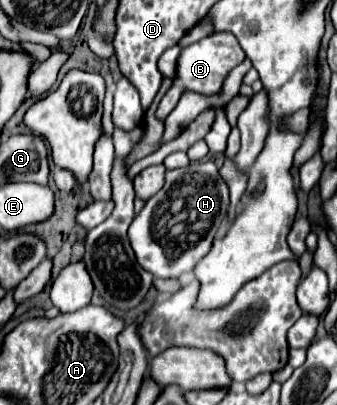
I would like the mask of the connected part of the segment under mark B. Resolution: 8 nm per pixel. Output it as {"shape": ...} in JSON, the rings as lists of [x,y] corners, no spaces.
{"shape":[[[210,34],[206,38],[202,38],[198,44],[192,44],[188,48],[182,50],[180,58],[178,58],[178,66],[176,66],[176,76],[172,78],[172,86],[168,88],[168,92],[164,94],[164,98],[160,100],[160,106],[156,110],[156,116],[160,116],[160,120],[164,122],[166,116],[176,108],[180,96],[184,92],[198,92],[202,96],[214,96],[222,90],[224,80],[228,76],[228,72],[232,68],[236,68],[242,60],[244,60],[244,50],[240,48],[236,36],[232,34]]]}

